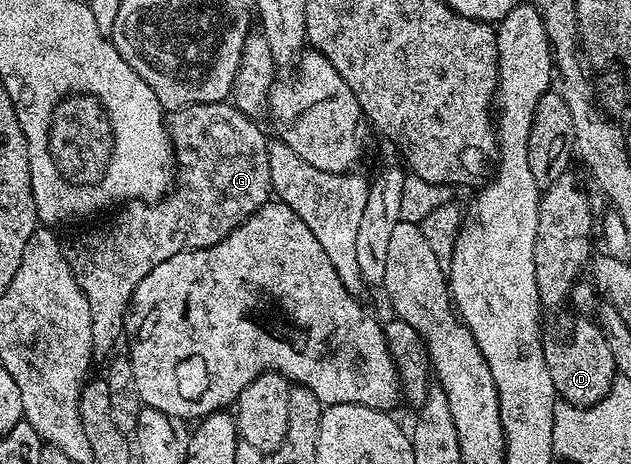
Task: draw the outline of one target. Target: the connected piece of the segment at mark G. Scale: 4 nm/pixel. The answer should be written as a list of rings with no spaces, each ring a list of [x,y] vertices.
[[[230,102],[188,104],[185,108],[175,109],[167,117],[166,123],[174,153],[174,187],[171,191],[155,202],[125,203],[113,220],[63,245],[66,262],[82,294],[86,296],[86,302],[90,304],[92,346],[97,353],[110,351],[116,339],[122,336],[134,290],[138,282],[154,270],[154,266],[166,262],[166,258],[174,258],[174,254],[179,252],[214,246],[226,238],[226,234],[233,232],[247,216],[269,203],[273,195],[268,158],[269,137],[264,137],[257,121],[243,116]]]

